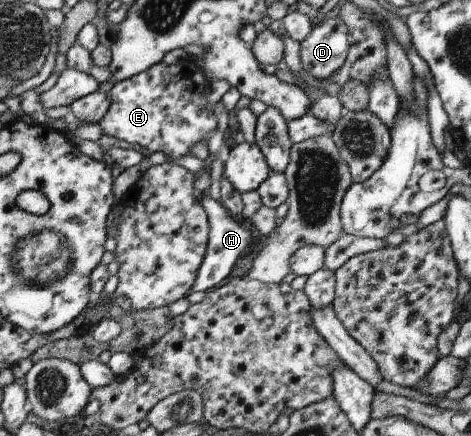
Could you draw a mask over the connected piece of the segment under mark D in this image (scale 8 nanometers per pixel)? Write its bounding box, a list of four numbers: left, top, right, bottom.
[301,16,350,81]

